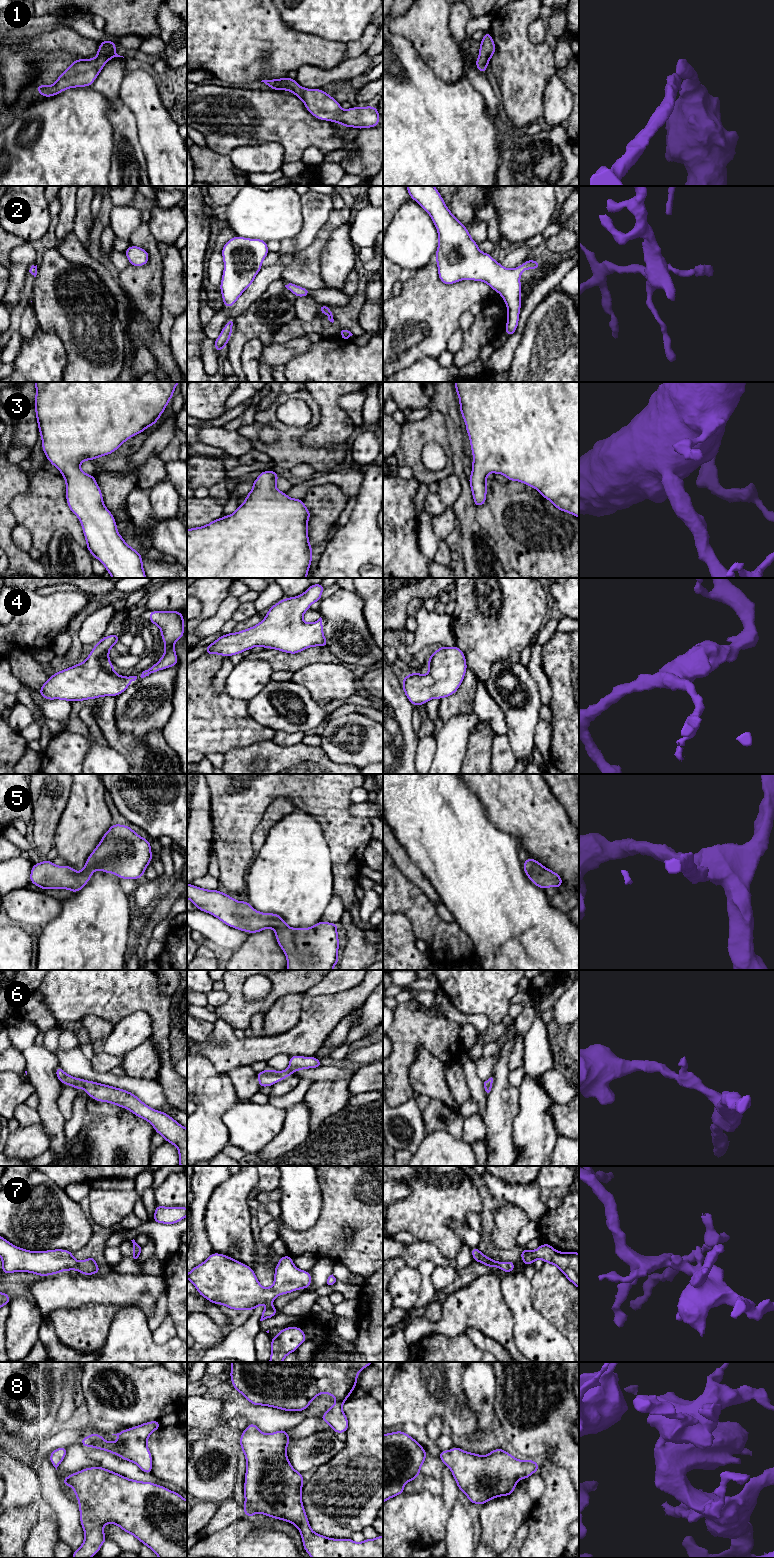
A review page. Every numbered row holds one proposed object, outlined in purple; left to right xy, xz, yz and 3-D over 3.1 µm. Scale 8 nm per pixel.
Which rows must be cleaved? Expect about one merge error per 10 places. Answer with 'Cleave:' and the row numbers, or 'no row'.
Cleave: no row

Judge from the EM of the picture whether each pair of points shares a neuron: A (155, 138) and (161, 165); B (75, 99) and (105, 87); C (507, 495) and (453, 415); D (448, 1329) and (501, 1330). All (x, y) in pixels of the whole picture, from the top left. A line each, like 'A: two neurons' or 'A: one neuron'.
A: one neuron
B: two neurons
C: two neurons
D: one neuron

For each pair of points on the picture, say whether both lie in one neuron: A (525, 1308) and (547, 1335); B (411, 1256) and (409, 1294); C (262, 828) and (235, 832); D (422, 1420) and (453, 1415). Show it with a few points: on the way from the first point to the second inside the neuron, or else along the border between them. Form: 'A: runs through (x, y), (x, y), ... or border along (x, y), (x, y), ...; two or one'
A: runs through (527, 1315), (540, 1328); one
B: runs through (411, 1265), (409, 1285); one
C: border along (267, 809), (251, 837), (254, 853); two
D: runs through (430, 1412), (445, 1412); one

